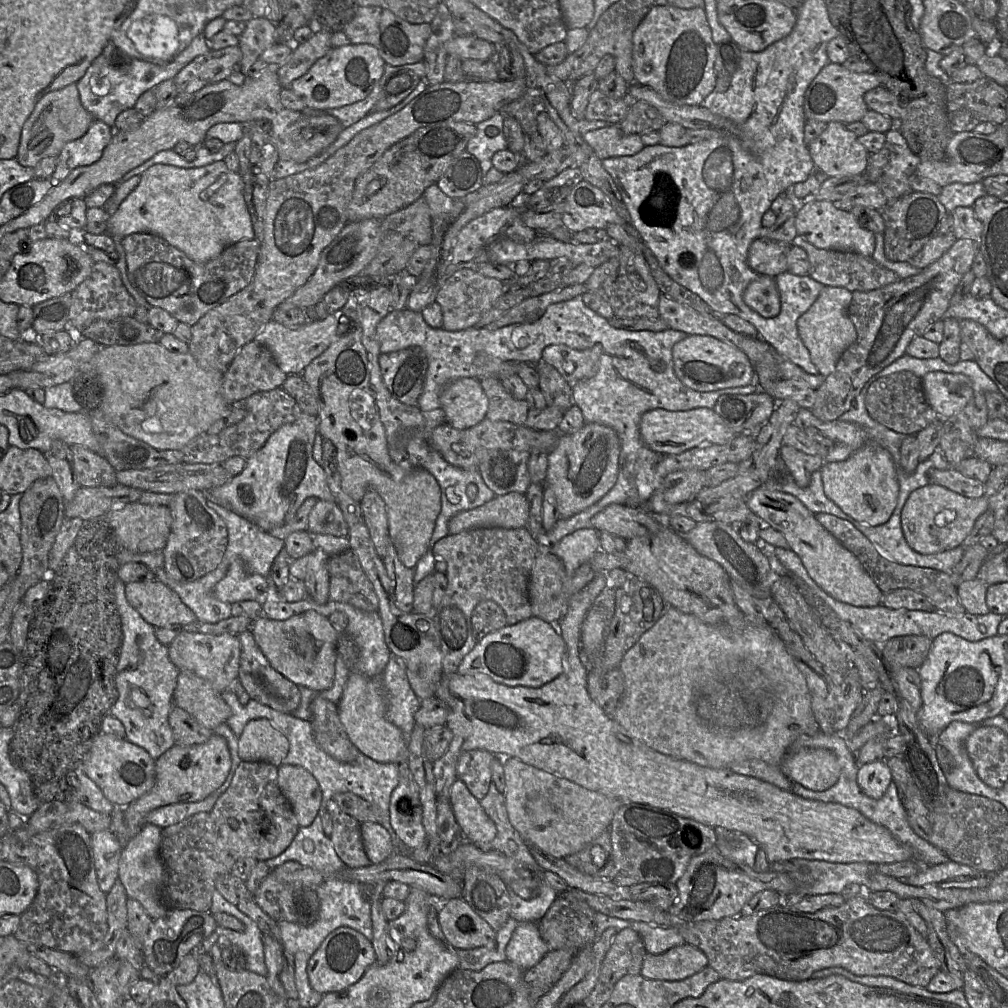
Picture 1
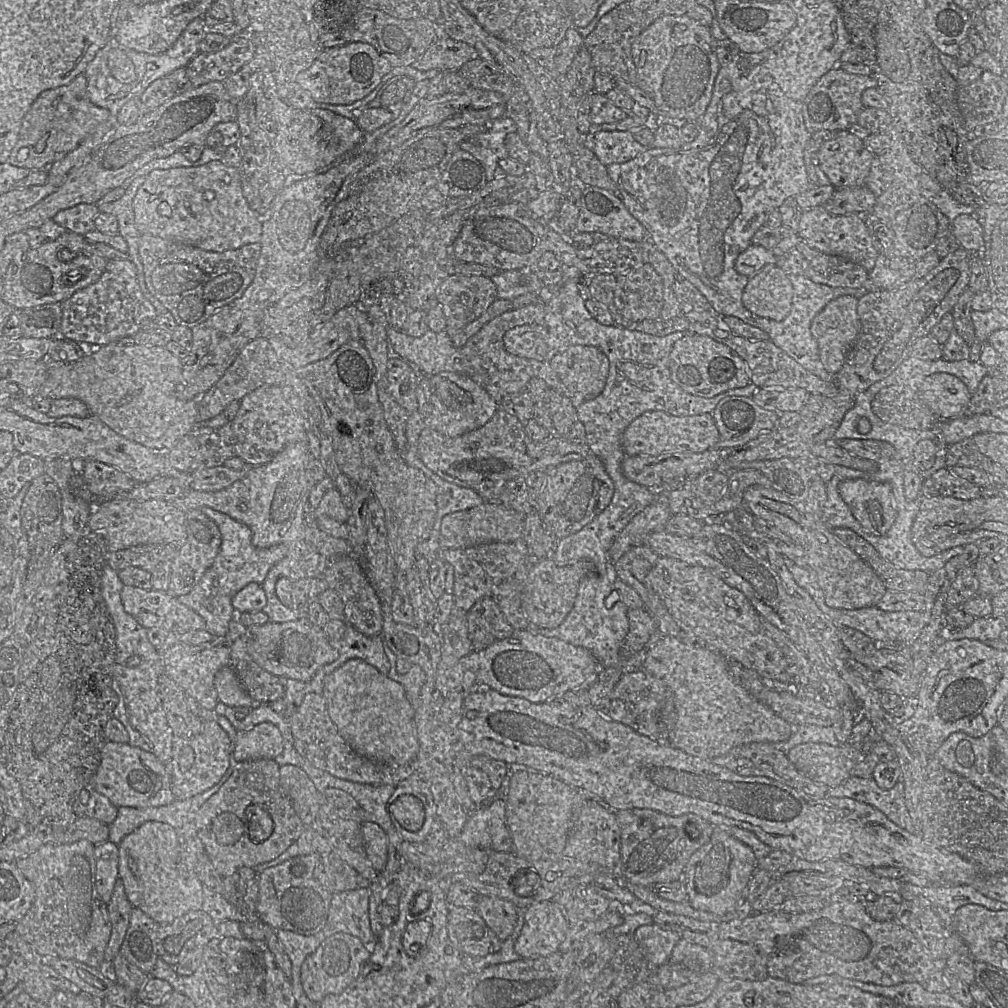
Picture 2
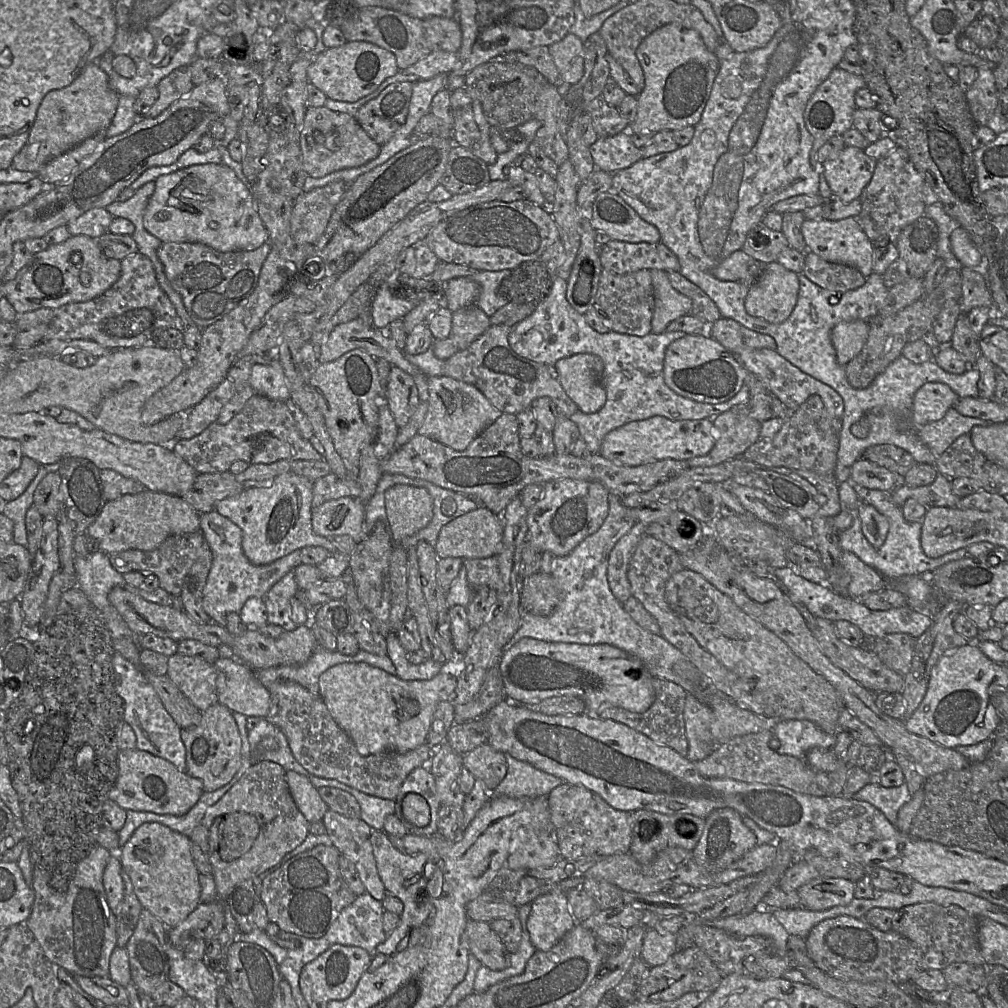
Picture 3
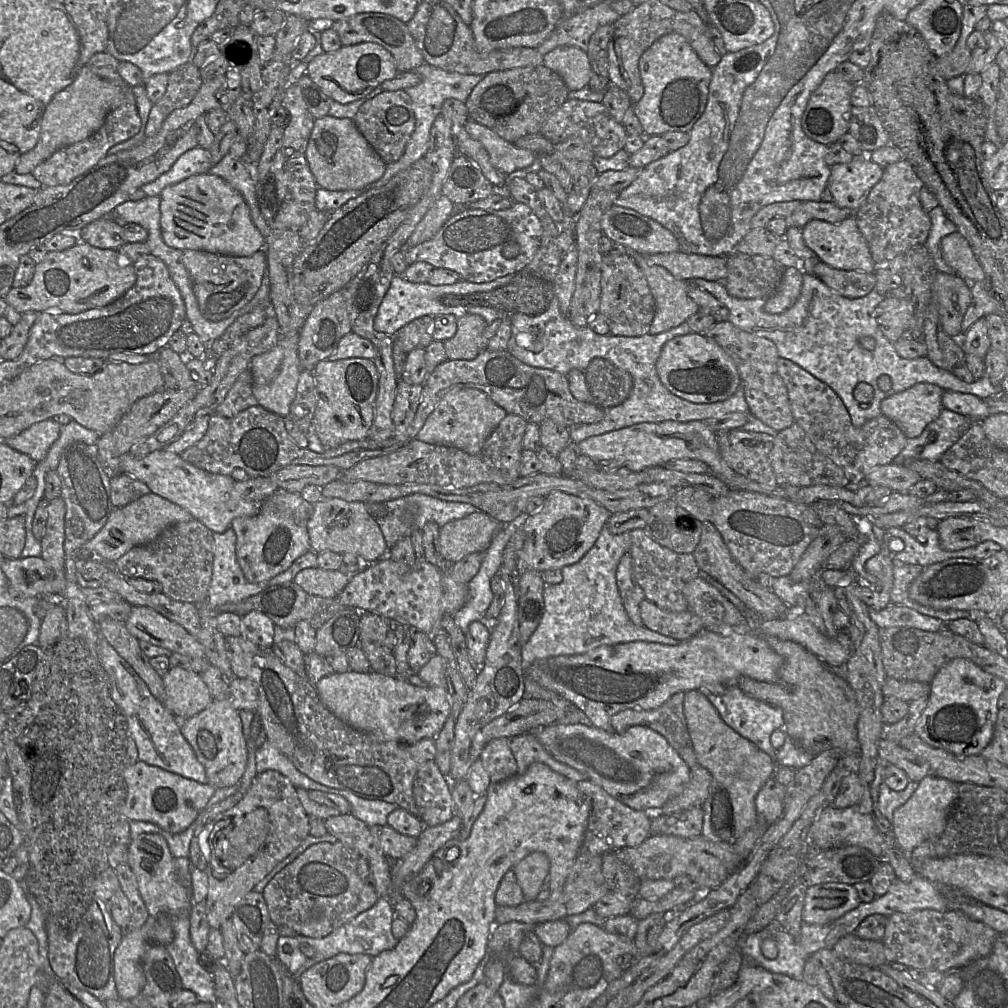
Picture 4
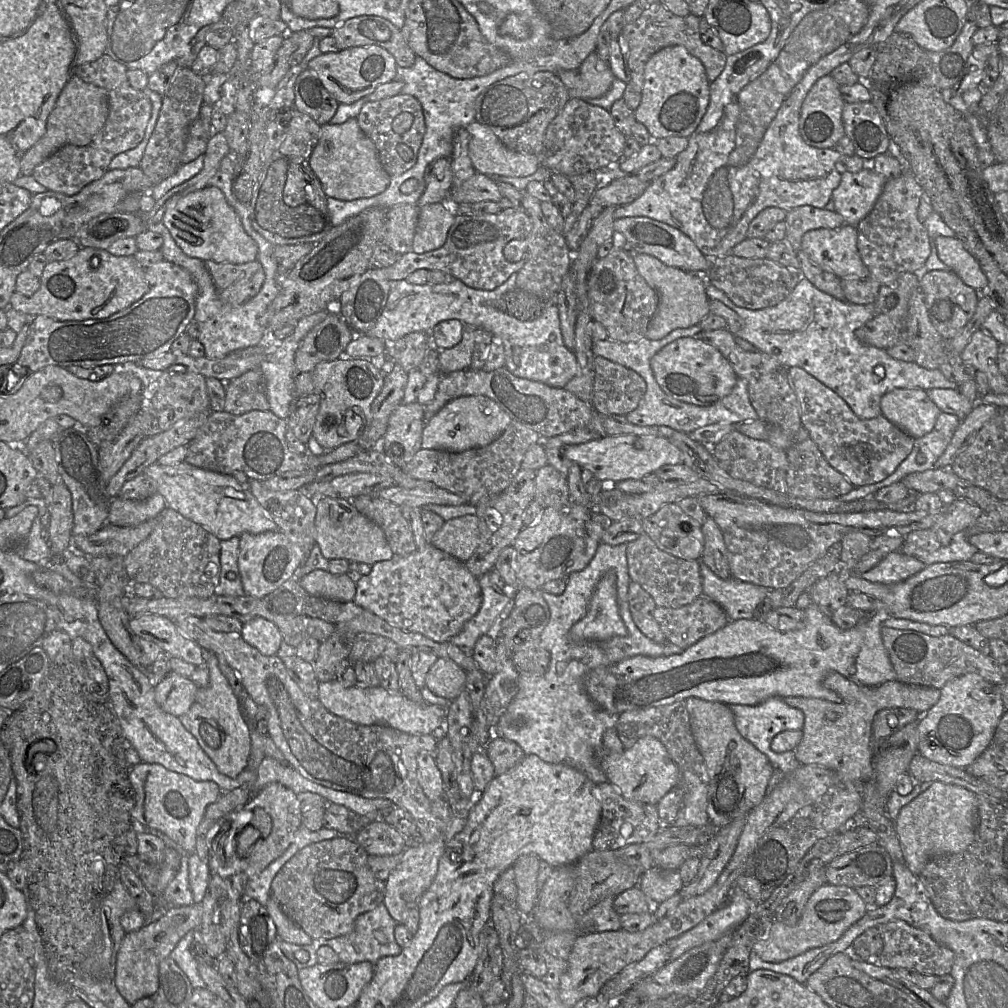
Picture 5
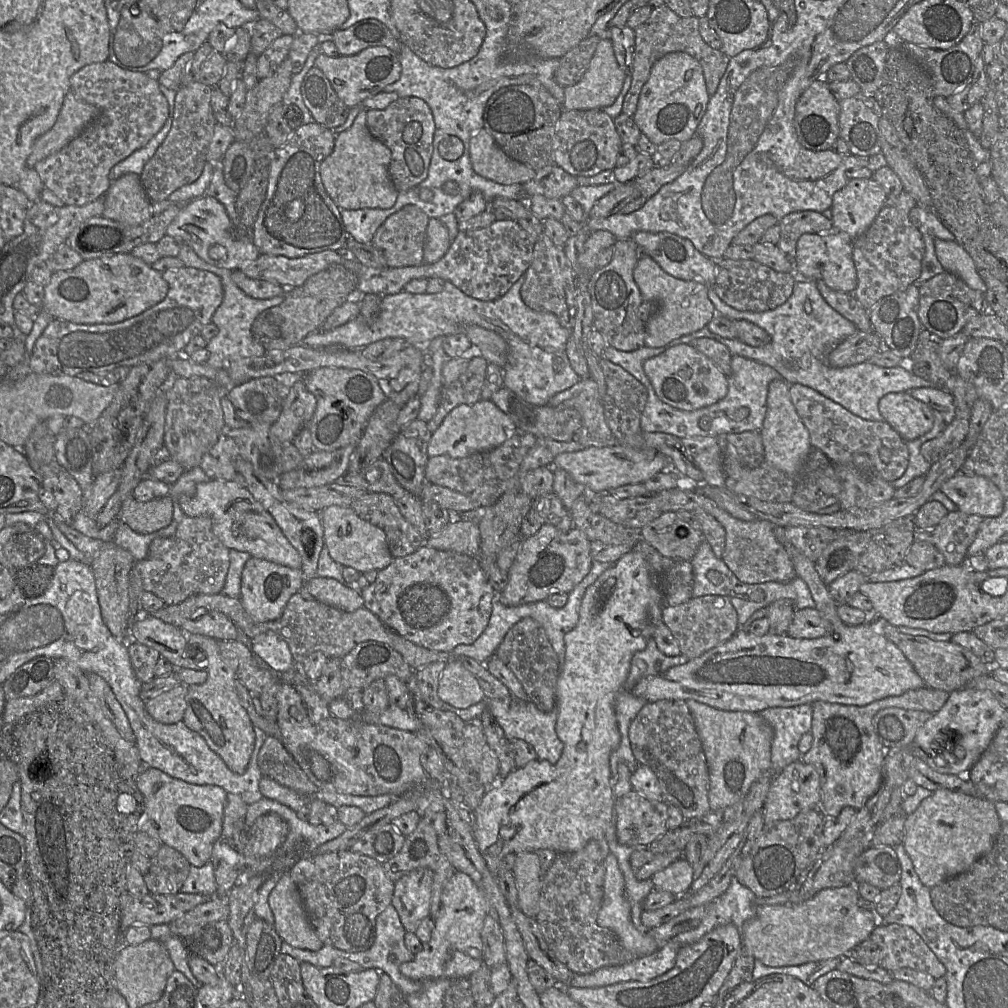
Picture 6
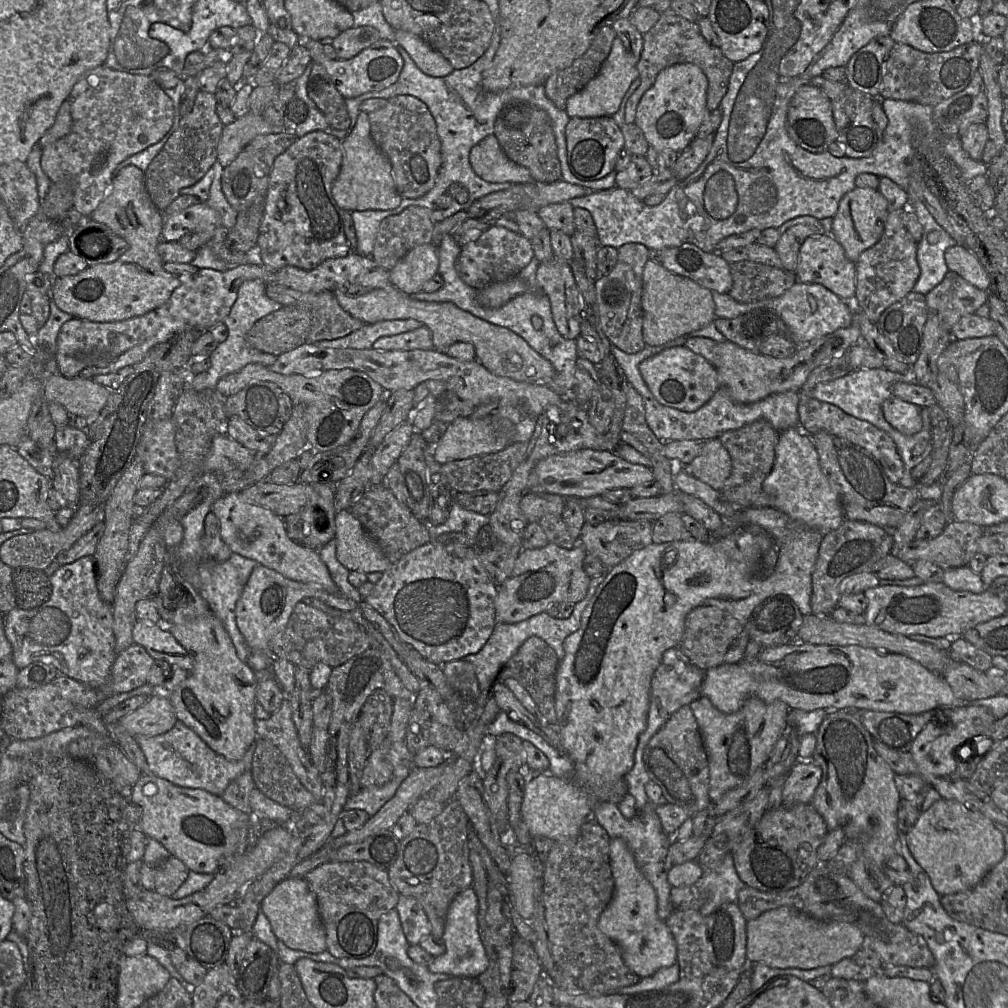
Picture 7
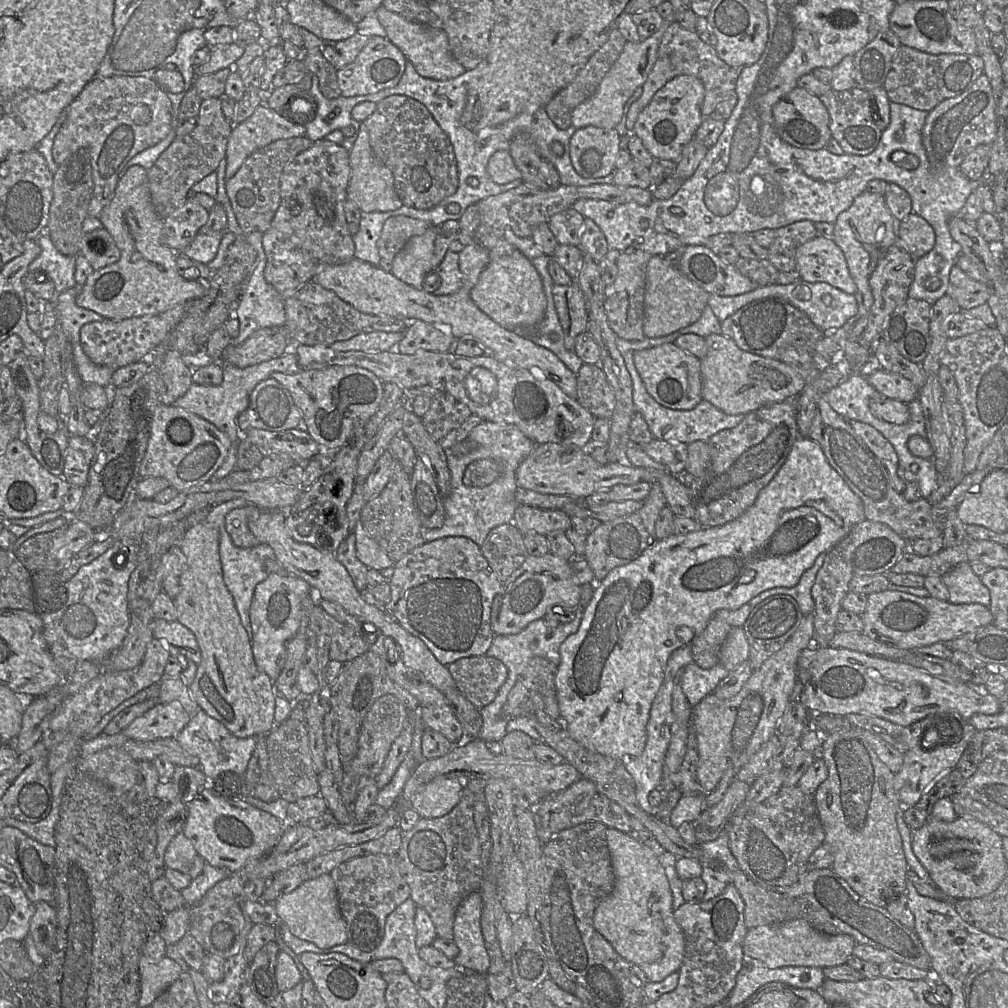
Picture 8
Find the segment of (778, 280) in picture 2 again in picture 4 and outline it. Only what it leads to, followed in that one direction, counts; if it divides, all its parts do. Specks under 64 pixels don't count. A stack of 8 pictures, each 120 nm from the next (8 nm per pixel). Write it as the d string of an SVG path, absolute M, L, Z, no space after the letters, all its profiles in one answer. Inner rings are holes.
M785 268L778 288L766 299L764 310L769 314L779 314L793 306L802 290L803 274L800 268Z

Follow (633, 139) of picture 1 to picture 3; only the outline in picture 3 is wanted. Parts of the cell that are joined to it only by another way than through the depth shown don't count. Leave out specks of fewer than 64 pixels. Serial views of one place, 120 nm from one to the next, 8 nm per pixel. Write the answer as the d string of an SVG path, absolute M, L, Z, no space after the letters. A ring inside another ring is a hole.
M628 131L598 138L589 147L596 170L610 174L626 169L641 159L641 149L635 147Z

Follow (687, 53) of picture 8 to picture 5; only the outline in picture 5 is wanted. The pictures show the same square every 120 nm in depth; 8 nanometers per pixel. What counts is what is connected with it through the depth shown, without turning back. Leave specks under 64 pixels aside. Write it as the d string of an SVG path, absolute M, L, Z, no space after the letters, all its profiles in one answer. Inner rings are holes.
M656 1L643 9L639 18L623 26L621 33L629 45L628 64L631 71L631 80L627 83L623 99L630 109L635 111L641 102L646 62L655 52L664 47L672 45L684 46L702 62L709 82L714 81L719 76L725 67L728 55L724 51L717 50L702 41L699 30L700 18L692 13L686 16L676 15L660 1Z

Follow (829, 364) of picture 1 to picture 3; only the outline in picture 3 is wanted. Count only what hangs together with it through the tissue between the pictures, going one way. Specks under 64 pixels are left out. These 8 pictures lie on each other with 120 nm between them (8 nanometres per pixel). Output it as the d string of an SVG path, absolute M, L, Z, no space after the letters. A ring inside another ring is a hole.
M855 320L838 323L831 332L831 341L836 351L837 362L845 366L857 356L867 342L868 334L867 321Z

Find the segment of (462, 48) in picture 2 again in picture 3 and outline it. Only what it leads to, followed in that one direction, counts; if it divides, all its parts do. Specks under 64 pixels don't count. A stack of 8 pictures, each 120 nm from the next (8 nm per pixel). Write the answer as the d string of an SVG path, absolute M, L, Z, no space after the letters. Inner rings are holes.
M434 50L402 71L417 76L419 80L429 80L439 74L450 73L457 62L457 57L458 52Z

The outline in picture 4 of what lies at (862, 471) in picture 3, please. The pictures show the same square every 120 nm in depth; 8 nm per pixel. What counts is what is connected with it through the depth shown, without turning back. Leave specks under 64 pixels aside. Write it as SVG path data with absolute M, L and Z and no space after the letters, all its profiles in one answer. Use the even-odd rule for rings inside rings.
M895 463L883 465L871 470L865 477L870 486L885 486L894 492L909 493L913 485L922 477L909 468Z

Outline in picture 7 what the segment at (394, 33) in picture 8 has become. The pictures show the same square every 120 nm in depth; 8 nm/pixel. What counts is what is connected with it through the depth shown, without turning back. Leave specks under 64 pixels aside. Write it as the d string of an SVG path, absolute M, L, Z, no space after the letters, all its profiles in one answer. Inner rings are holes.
M395 30L394 44L403 47L416 66L428 76L444 77L455 70L440 52L413 33Z

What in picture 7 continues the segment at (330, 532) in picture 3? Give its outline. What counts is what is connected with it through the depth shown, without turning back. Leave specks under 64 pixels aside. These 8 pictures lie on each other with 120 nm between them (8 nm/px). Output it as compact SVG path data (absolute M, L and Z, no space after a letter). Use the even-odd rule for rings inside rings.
M350 509L337 511L335 525L336 555L350 571L384 573L391 567L392 562Z

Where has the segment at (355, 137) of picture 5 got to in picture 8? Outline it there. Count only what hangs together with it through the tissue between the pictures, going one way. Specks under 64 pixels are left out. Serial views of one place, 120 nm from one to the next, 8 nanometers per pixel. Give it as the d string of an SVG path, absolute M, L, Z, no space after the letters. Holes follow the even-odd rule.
M364 122L352 149L349 151L350 180L347 188L347 198L352 200L361 212L387 212L403 206L394 188L394 178L391 170L375 155L369 141L369 134Z

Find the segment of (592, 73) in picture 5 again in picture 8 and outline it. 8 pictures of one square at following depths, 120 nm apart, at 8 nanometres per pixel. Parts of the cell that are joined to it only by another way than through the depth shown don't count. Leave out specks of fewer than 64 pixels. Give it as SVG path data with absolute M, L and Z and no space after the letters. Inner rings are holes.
M664 22L663 26L650 37L642 38L639 42L626 42L621 55L603 78L597 91L573 110L571 121L576 129L587 126L616 129L622 119L625 103L637 87L643 86L655 63L667 23Z

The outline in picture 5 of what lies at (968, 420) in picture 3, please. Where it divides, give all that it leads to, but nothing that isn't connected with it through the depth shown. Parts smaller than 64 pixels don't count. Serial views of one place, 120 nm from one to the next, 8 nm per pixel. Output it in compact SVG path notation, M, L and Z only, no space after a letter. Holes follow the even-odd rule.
M941 411L931 432L914 440L914 447L919 449L919 452L929 454L929 458L925 461L927 470L934 468L936 461L945 451L961 421L962 419L956 415Z

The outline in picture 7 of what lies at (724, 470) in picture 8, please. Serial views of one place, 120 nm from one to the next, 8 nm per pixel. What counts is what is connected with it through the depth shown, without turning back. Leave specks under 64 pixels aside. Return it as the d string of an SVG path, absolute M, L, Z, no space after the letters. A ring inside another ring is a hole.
M758 419L739 429L720 434L718 439L731 458L731 474L719 491L723 500L731 503L738 510L752 506L753 501L763 491L762 484L772 470L779 433L770 422L765 419Z

